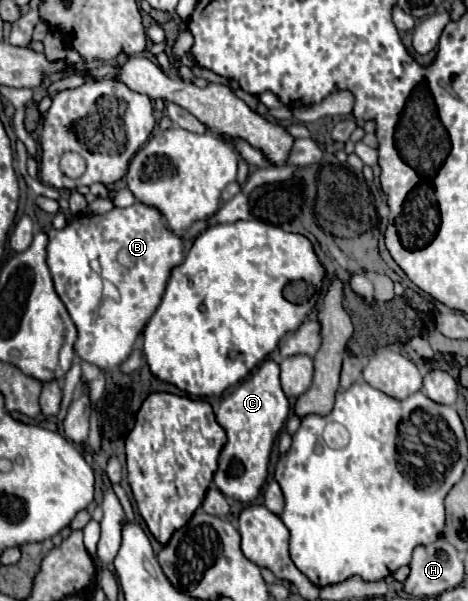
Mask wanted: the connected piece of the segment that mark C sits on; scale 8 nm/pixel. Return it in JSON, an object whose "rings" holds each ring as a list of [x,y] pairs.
{"rings":[[[265,360],[247,380],[243,380],[227,398],[221,400],[217,422],[227,432],[227,444],[219,454],[219,468],[213,476],[217,488],[239,502],[249,504],[257,498],[265,478],[273,440],[289,414],[289,400],[281,390],[279,364]]]}

